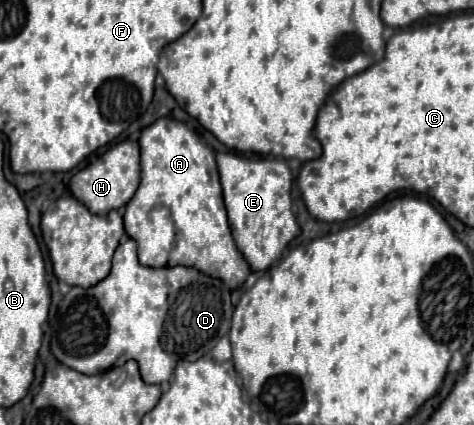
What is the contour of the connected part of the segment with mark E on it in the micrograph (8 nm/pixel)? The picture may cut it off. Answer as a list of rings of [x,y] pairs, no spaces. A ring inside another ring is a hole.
[[[218,152],[216,162],[220,170],[232,238],[252,270],[266,270],[270,268],[270,264],[280,260],[282,250],[288,246],[288,242],[300,234],[290,200],[290,168],[282,158],[256,160],[234,152]]]

